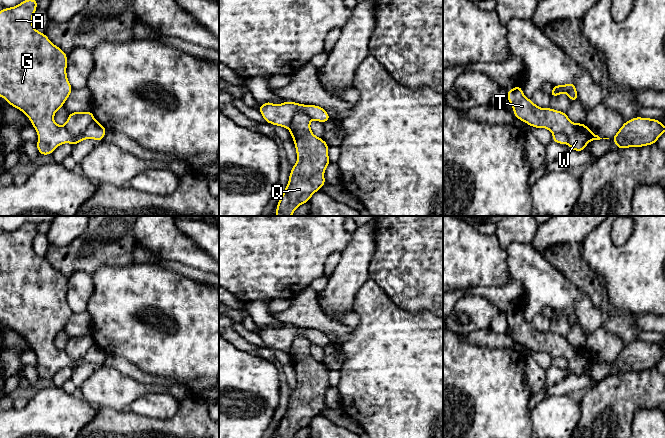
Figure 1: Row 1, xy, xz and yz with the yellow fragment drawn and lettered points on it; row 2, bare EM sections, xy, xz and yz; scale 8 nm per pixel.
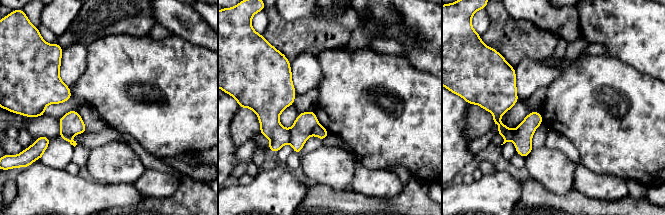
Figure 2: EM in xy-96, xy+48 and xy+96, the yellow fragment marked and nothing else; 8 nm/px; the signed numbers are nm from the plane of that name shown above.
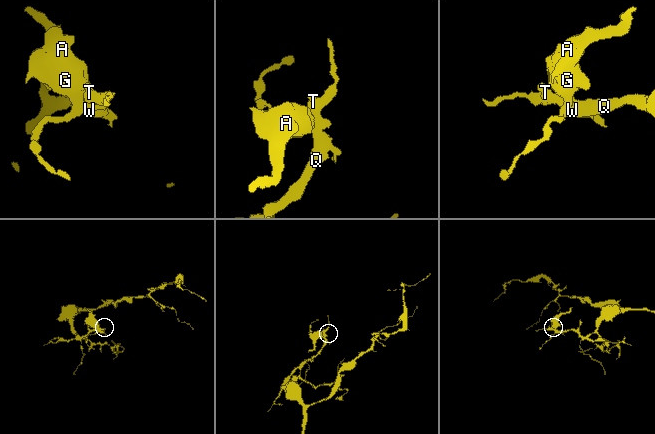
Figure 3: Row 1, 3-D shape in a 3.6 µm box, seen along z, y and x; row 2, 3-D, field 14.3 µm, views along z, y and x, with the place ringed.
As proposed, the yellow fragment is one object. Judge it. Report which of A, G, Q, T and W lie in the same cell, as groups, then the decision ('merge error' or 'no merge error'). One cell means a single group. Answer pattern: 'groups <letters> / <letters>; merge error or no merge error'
groups A G / Q T W; merge error

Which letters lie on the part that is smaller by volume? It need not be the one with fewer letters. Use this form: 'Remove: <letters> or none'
Remove: A, G

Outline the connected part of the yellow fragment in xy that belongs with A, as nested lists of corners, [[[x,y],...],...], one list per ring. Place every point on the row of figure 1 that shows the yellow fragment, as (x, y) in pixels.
[[[24,0],[0,11],[0,97],[29,118],[38,134],[36,146],[40,155],[51,155],[64,143],[74,146],[85,139],[102,142],[107,129],[95,119],[79,137],[71,136],[64,126],[54,122],[54,114],[63,107],[73,88],[66,73],[68,55],[33,26],[37,2]]]

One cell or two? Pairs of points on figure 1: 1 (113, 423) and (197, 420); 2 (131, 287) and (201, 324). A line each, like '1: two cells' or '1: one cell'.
1: one cell
2: one cell

